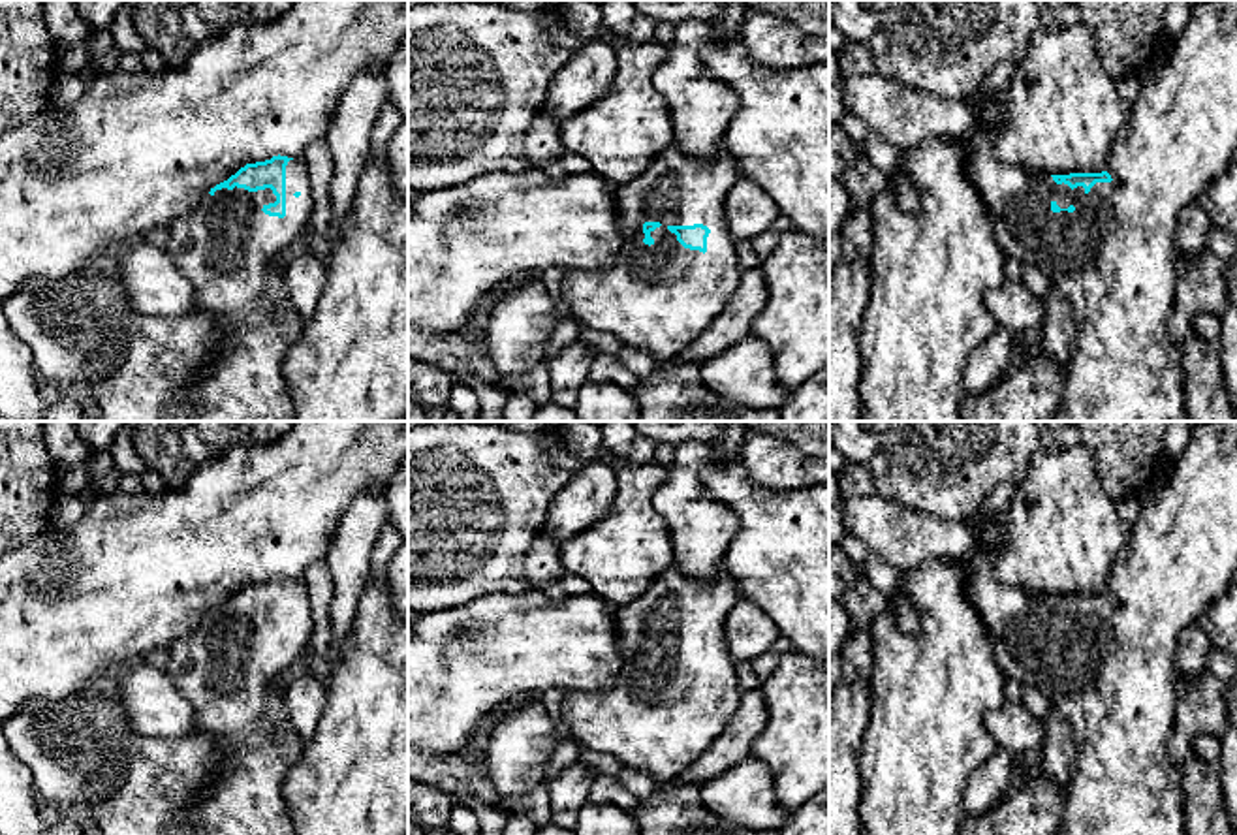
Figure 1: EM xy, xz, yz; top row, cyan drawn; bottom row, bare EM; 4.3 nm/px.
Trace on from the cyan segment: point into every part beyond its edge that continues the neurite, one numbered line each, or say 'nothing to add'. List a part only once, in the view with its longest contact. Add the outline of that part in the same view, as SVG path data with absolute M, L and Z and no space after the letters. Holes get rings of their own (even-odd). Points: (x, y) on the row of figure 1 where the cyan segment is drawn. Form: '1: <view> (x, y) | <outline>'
1: xy (228, 249) | M303 158L286 165L286 216L269 216L261 209L274 203L271 188L248 192L222 188L207 194L199 207L177 218L169 228L165 252L192 284L196 310L214 316L216 329L233 337L192 386L192 401L171 410L165 421L295 421L293 391L284 378L284 363L297 344L305 318L290 299L278 273L282 252L308 228L314 199L308 167Z

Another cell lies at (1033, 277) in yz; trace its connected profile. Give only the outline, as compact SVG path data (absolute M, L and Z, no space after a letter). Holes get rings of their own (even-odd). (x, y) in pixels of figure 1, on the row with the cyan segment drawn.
M1032 263L1023 265L1021 280L1038 297L1045 297L1051 286L1049 278Z

